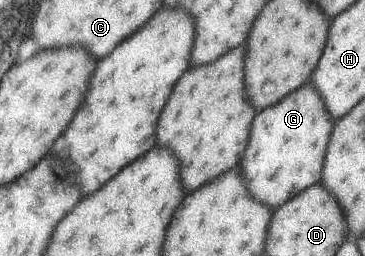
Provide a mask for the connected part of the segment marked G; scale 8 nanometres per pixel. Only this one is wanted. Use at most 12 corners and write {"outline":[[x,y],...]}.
{"outline":[[313,84],[259,110],[239,164],[275,210],[319,183],[337,120]]}

